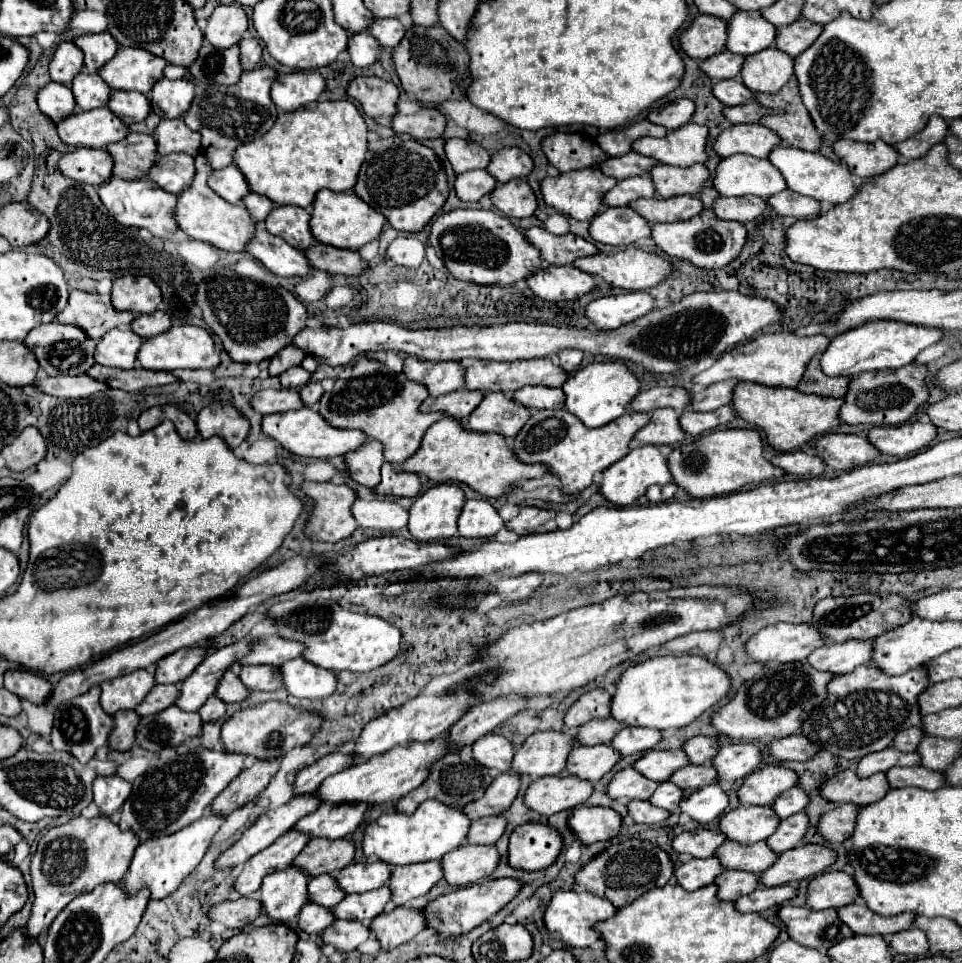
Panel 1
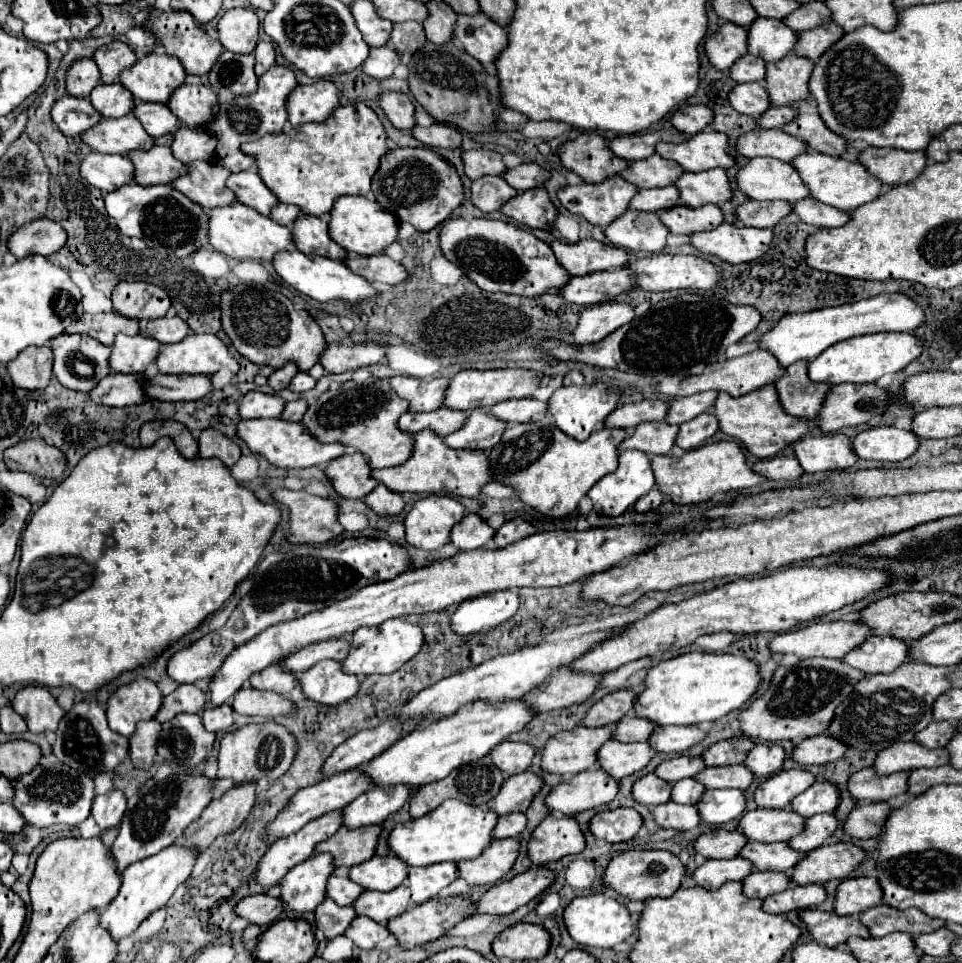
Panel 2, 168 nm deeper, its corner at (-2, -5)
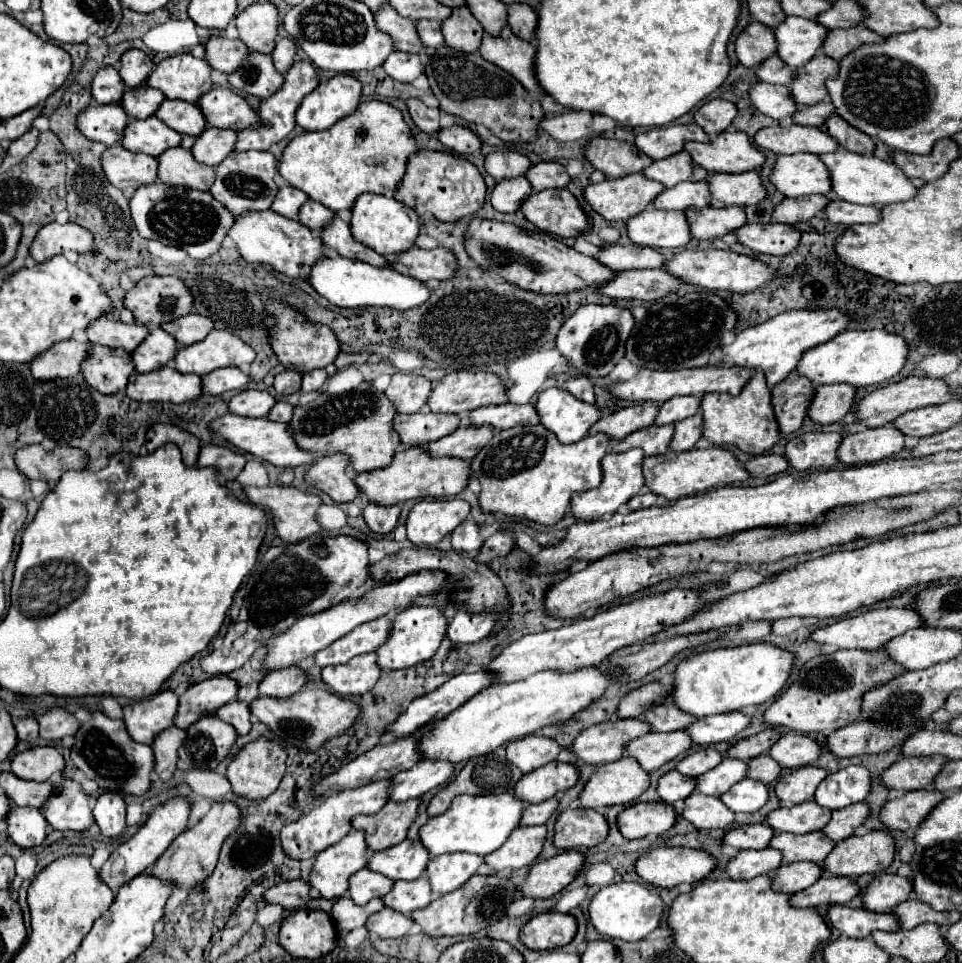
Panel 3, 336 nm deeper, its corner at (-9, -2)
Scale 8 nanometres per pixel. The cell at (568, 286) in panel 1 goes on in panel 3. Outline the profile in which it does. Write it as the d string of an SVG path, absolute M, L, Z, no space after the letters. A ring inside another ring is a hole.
M639 269L621 271L613 281L609 281L601 293L611 299L639 299L639 301L659 301L665 295L677 291L683 281L663 269Z

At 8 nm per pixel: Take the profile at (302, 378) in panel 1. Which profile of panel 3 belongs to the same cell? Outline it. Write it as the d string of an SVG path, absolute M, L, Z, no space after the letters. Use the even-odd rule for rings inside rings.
M315 369L309 373L303 373L303 387L301 391L319 391L327 381L325 369Z

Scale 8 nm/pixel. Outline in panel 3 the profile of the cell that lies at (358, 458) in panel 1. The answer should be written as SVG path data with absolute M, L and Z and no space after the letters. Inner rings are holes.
M343 453L319 457L305 473L305 483L325 491L335 503L351 503L359 495L349 473L349 459Z

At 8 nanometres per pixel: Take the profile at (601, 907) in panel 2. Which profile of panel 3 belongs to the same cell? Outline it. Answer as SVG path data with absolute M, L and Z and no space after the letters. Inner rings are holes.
M619 881L595 893L589 905L589 919L601 935L623 941L641 941L655 931L663 917L663 899L643 883Z

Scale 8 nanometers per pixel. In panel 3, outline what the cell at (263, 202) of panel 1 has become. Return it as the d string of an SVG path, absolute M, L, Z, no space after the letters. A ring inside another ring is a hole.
M307 201L307 203L301 207L301 211L299 211L299 221L301 221L303 225L307 225L307 227L309 227L311 231L315 231L315 233L319 233L325 225L329 225L333 217L335 217L335 211L323 207L323 205L317 203L317 201Z

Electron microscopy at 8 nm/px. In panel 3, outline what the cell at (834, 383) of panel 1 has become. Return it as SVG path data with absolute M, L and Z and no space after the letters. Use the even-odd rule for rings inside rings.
M791 371L785 381L773 387L771 405L781 435L795 433L803 425L803 419L807 417L807 407L811 405L811 397L811 381L807 381L807 377L797 375L797 371Z

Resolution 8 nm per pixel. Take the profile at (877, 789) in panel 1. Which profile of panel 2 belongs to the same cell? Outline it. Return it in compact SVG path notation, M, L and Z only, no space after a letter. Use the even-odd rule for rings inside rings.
M872 768L854 772L848 780L848 792L858 802L890 802L906 792L908 772L878 776Z

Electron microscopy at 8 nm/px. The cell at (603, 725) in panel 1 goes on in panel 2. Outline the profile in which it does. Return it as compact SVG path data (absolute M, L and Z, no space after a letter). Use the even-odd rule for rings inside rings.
M626 714L620 722L616 722L614 730L612 730L612 740L620 740L620 742L642 742L650 736L654 724L644 720L644 718L636 718L634 714Z

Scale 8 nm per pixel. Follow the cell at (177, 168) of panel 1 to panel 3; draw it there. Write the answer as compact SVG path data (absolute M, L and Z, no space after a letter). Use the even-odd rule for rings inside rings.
M243 151L231 153L215 169L217 179L211 187L211 195L221 201L233 215L243 215L249 211L267 211L277 195L277 159L269 151Z

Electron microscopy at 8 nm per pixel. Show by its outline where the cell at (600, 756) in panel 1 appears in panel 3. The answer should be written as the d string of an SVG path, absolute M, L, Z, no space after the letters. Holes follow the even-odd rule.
M687 731L649 733L627 743L627 755L633 755L645 771L657 771L671 759L683 755L693 747Z

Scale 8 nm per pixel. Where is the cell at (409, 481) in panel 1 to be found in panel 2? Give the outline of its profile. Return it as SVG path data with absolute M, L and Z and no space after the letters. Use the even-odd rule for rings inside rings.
M378 484L366 496L366 504L378 514L398 514L404 508L404 494L388 490L384 484Z

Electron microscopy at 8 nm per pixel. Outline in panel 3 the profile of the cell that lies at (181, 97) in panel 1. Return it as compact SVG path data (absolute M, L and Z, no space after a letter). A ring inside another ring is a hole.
M215 87L203 95L199 107L203 109L209 127L243 131L243 127L255 127L255 123L259 123L255 109L241 95L225 87Z

